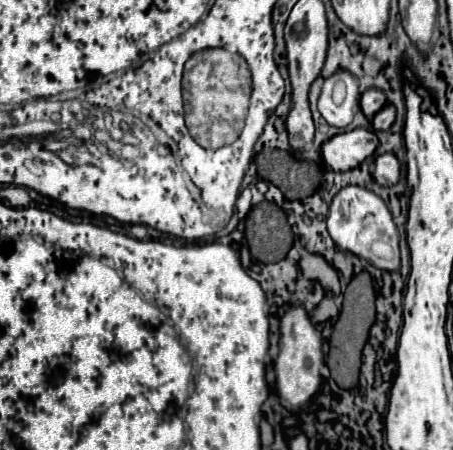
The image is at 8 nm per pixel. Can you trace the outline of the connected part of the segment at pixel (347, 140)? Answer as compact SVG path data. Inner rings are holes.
M353 129L327 139L321 147L321 161L329 171L351 171L377 149L377 135L369 129Z

